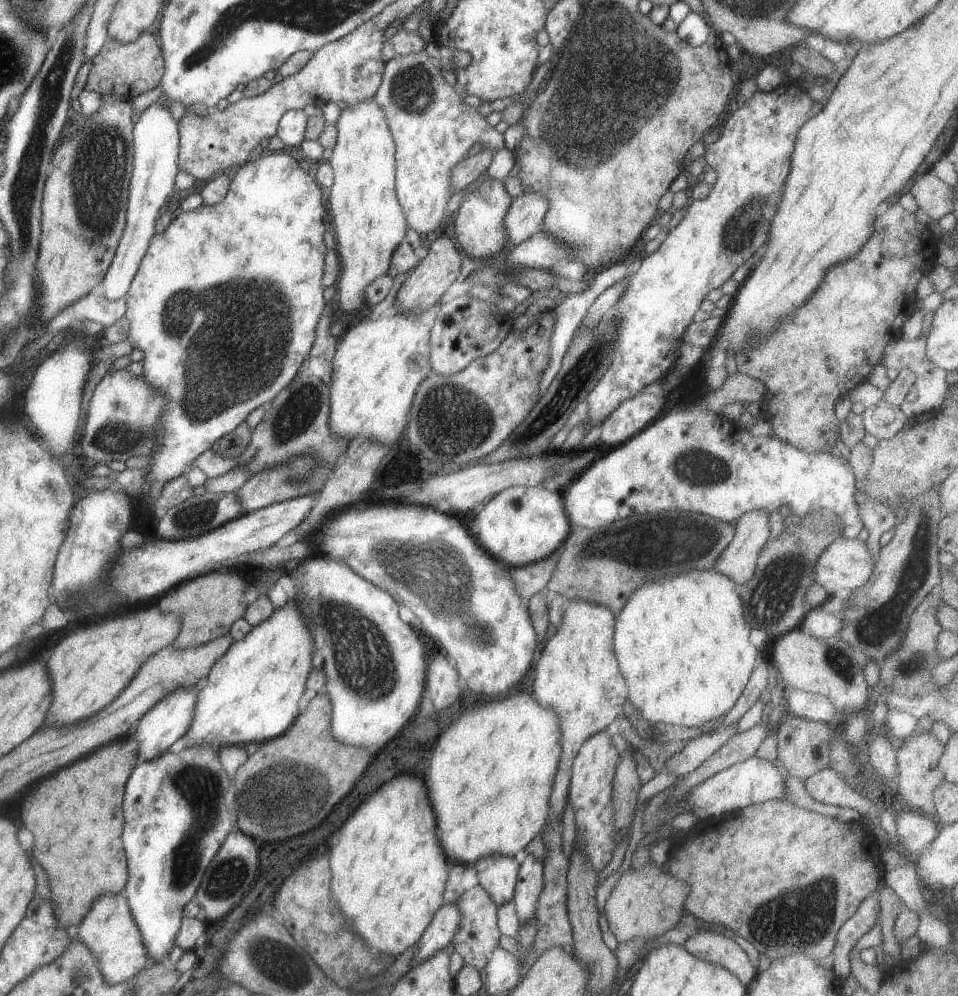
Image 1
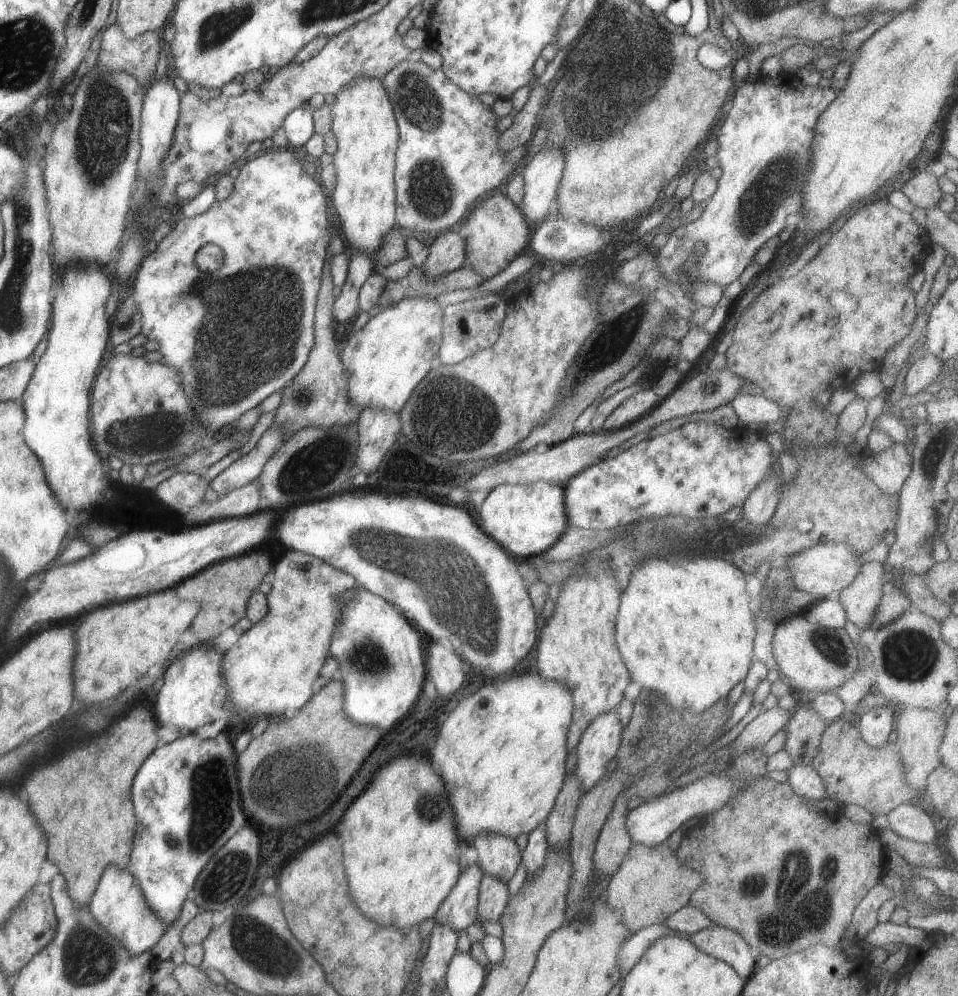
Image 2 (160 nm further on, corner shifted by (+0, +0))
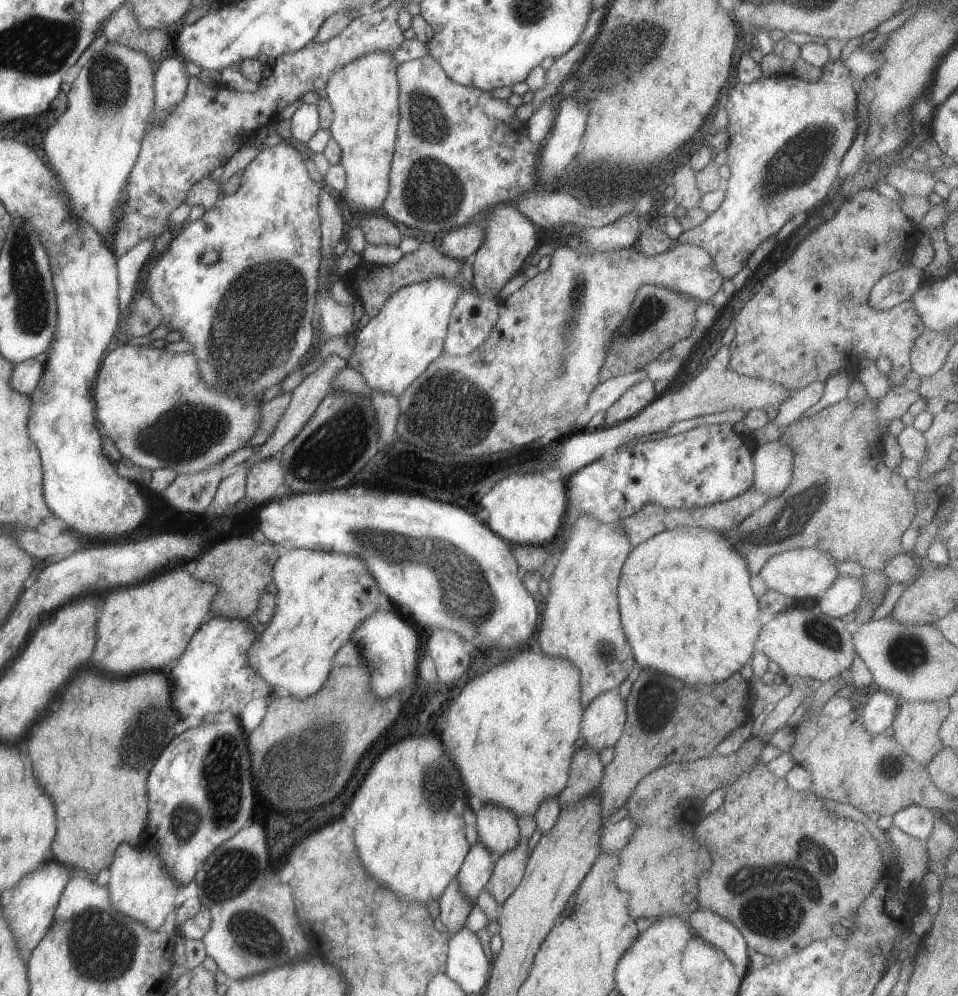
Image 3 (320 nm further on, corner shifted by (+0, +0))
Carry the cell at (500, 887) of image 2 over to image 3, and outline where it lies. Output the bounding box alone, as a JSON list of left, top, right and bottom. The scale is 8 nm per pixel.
[486,842,530,905]

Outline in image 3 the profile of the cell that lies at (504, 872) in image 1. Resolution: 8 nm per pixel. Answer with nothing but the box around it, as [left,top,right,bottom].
[474,803,520,856]

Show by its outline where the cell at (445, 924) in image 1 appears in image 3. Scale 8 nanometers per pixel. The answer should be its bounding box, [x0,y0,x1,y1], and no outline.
[456,843,498,904]

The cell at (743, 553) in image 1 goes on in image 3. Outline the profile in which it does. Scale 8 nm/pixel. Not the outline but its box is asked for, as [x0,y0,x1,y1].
[754,439,794,500]

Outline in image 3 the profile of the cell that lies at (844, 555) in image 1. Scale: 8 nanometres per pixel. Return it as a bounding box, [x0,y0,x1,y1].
[758,548,842,601]

